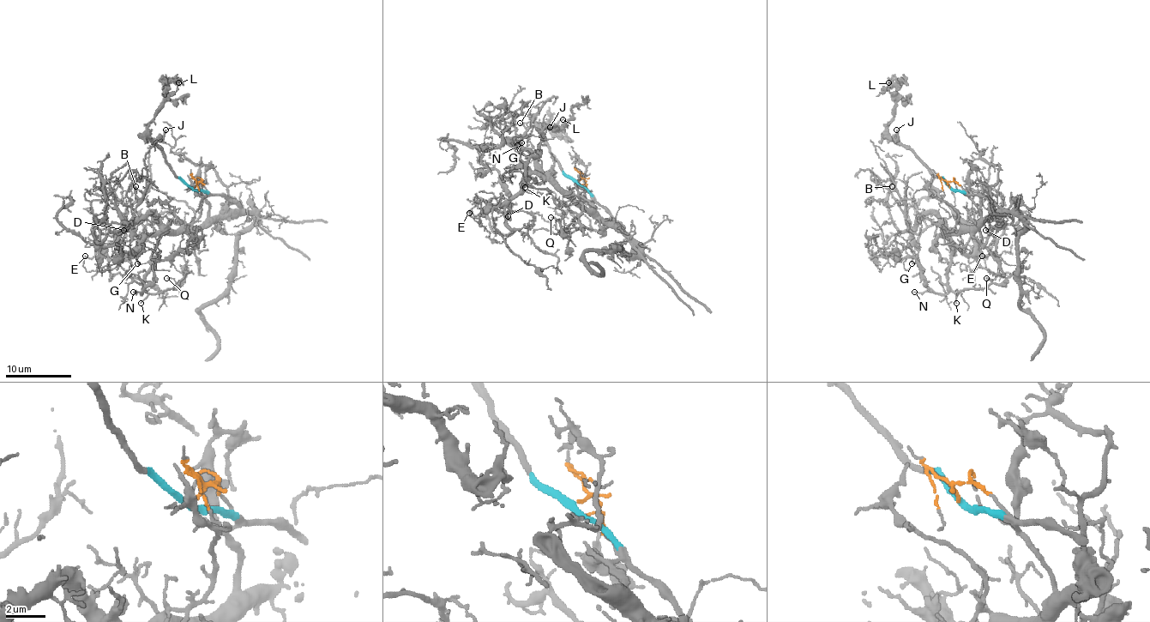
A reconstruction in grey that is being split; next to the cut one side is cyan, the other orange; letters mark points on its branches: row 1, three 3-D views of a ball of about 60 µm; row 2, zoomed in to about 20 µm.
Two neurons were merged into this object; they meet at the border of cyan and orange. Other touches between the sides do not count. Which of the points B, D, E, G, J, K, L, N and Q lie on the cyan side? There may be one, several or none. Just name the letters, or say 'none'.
J, L

